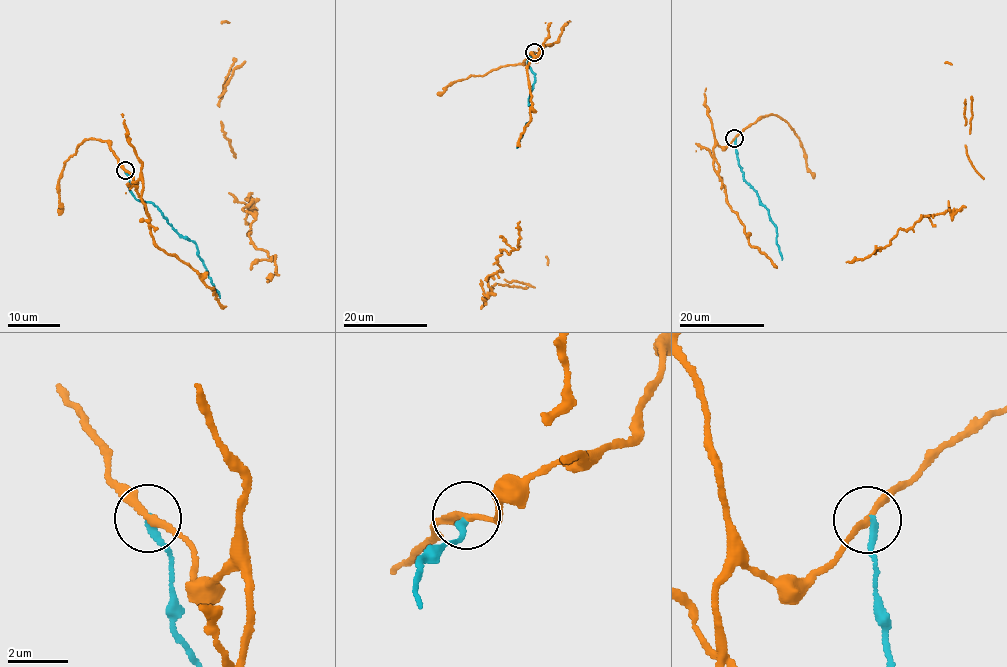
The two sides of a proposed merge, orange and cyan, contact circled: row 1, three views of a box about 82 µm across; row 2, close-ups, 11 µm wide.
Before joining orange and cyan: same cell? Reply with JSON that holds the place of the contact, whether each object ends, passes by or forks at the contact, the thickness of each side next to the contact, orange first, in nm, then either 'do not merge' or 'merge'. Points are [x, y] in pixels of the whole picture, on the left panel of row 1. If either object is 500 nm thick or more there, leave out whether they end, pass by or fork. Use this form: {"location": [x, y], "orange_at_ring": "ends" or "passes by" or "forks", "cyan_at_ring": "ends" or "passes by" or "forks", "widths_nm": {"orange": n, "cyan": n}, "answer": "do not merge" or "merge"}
{"location": [125, 170], "orange_at_ring": "passes by", "cyan_at_ring": "ends", "widths_nm": {"orange": 200, "cyan": 240}, "answer": "do not merge"}

